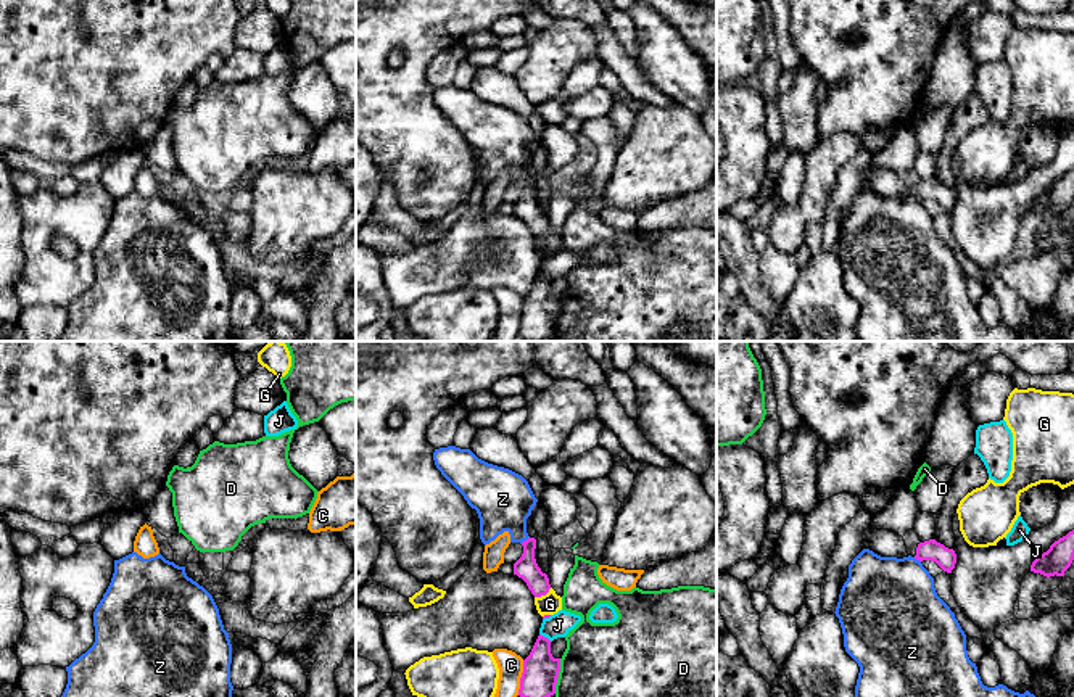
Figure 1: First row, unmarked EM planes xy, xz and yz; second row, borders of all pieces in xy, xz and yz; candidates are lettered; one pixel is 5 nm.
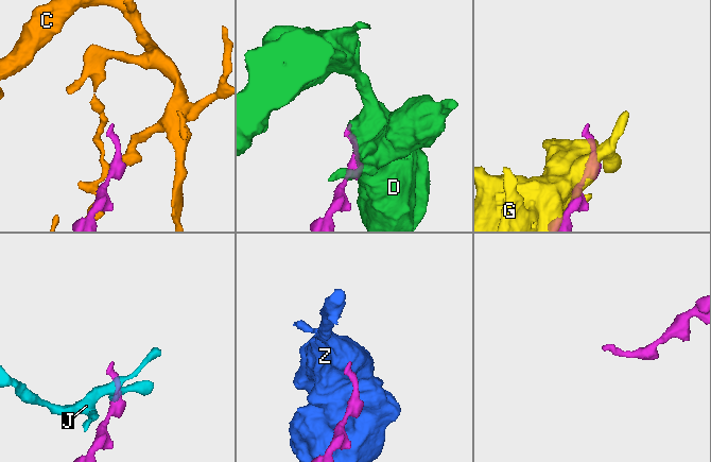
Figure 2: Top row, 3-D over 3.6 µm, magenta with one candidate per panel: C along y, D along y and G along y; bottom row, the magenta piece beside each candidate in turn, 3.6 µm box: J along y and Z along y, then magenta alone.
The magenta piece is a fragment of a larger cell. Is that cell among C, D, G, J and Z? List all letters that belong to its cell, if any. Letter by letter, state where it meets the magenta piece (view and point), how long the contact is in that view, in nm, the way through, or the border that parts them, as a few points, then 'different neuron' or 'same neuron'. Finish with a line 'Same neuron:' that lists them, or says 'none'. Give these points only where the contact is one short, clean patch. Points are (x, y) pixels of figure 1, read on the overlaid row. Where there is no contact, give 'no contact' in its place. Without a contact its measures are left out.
C: xz (520, 678) | 180 nm | different neuron
D: xz (557, 676) | 180 nm | along xz (561, 659), (554, 692) | different neuron
G: xz (543, 594) | 100 nm | different neuron
J: xz (546, 638) | 80 nm | along xz (540, 633), (551, 641) | different neuron
Z: xz (524, 541) | 60 nm | along xz (528, 536), (520, 543) | different neuron
Same neuron: none

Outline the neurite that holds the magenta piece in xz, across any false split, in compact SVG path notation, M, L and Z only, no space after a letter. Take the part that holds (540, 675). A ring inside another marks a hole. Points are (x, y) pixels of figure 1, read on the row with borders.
M539 634L530 655L523 660L520 697L551 697L556 694L560 658L552 657L551 642Z

